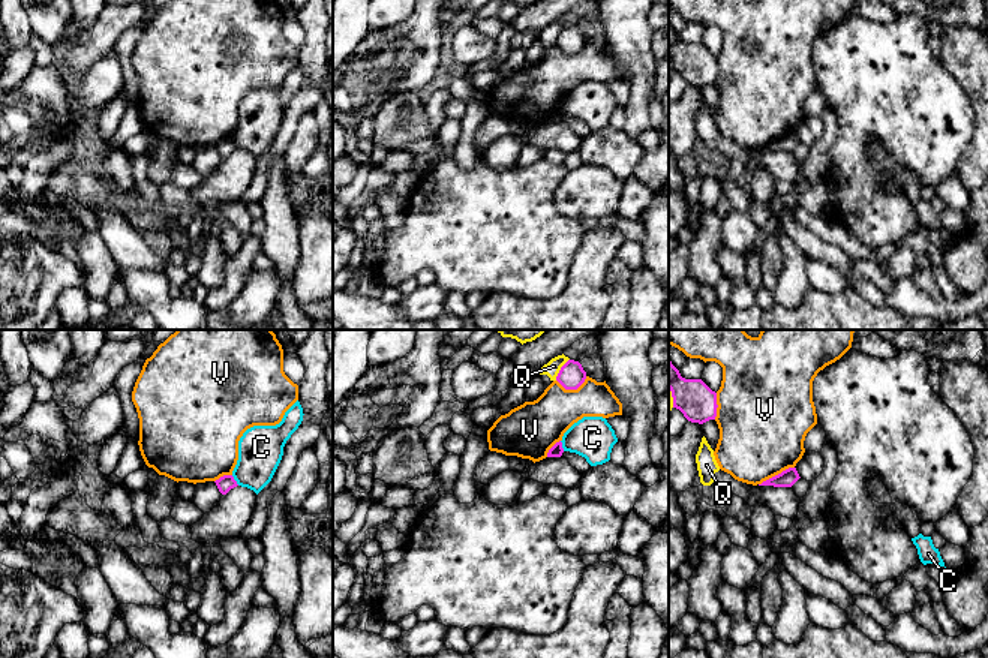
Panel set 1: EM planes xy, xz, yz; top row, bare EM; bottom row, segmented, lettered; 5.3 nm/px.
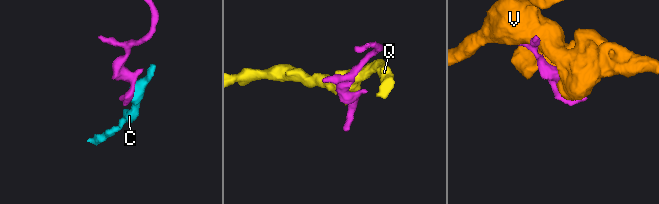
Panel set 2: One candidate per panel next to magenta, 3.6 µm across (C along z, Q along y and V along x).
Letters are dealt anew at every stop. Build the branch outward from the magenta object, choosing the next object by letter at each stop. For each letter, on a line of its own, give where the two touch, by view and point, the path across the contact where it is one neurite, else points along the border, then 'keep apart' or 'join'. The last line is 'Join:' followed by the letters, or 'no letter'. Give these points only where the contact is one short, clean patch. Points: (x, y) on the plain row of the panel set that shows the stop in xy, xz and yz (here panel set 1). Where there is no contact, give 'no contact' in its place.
C: meets magenta in xy at (234, 144); border along xy (231, 140), (239, 149); keep apart
Q: meets magenta in xz at (561, 33); keep apart
V: meets magenta in yz at (775, 140); keep apart
Join: no letter

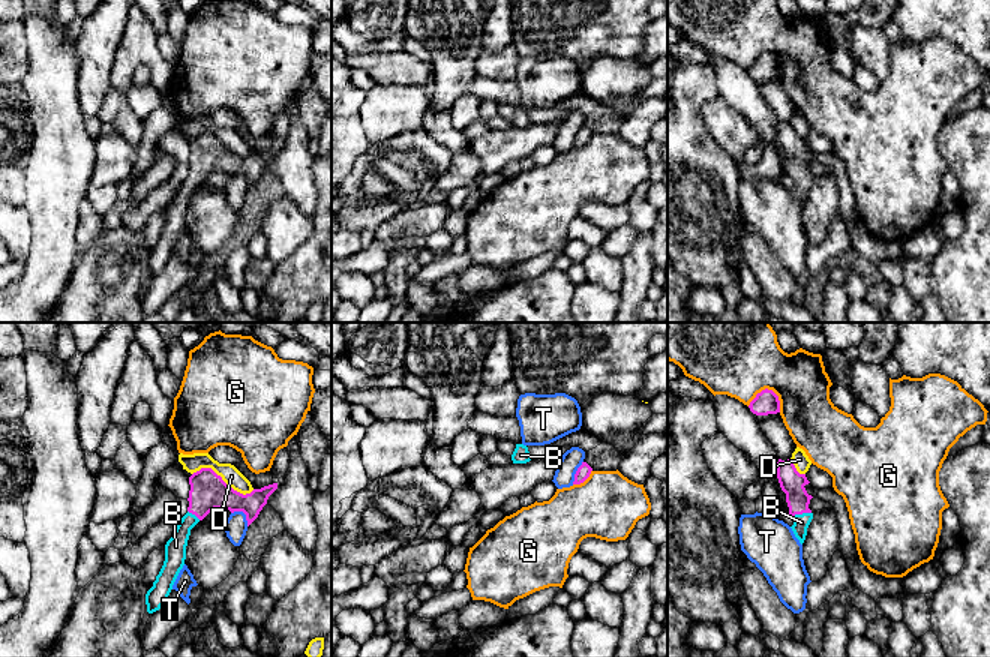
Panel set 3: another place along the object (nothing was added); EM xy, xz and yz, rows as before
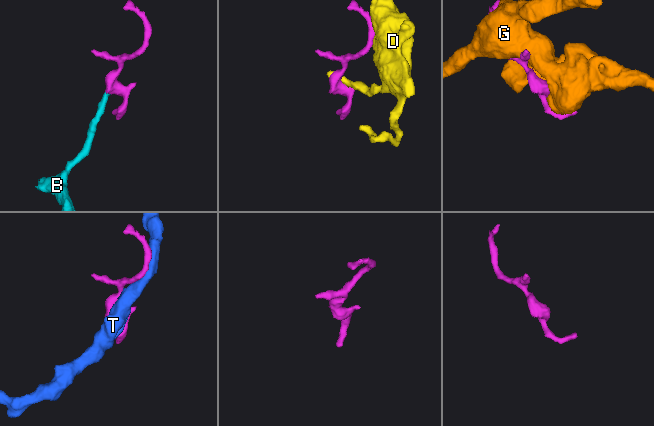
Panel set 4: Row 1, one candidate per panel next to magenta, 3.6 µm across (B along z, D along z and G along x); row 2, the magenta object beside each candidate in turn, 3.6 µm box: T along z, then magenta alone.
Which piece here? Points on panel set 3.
B: meets magenta in yz at (801, 177); runs through yz (792, 147), (801, 177), (801, 186); join
D: meets magenta in xy at (222, 144); keep apart
G: meets magenta in yz at (770, 54); keep apart
T: meets magenta in xy at (243, 176); keep apart
Join: B

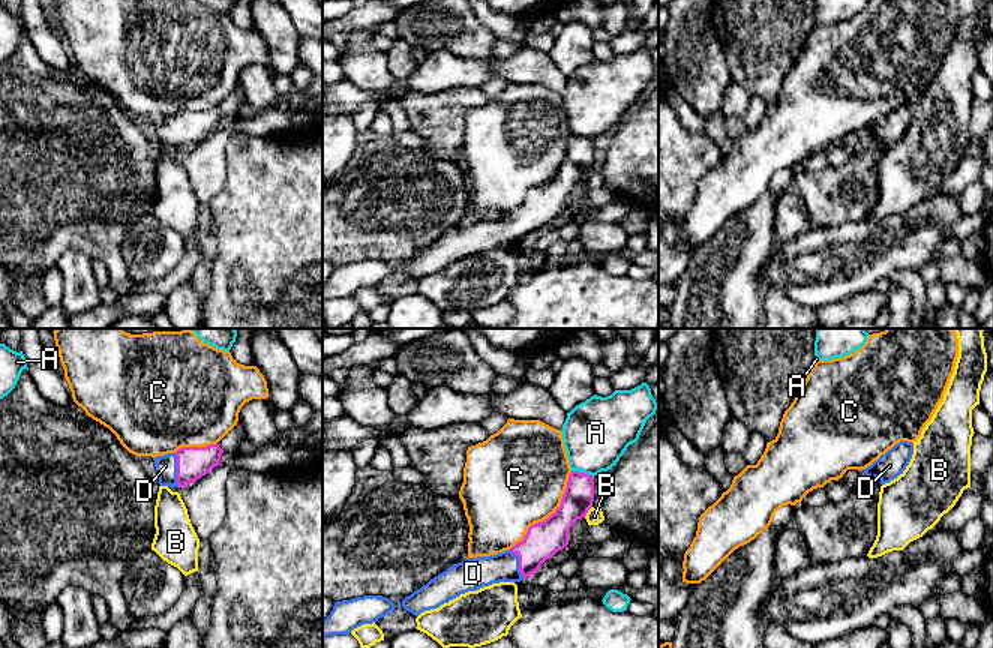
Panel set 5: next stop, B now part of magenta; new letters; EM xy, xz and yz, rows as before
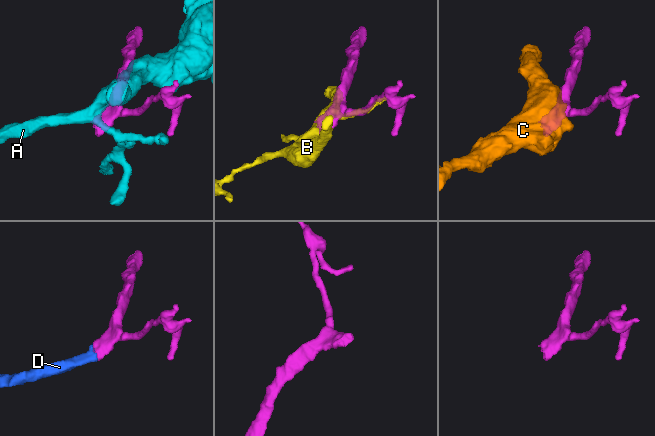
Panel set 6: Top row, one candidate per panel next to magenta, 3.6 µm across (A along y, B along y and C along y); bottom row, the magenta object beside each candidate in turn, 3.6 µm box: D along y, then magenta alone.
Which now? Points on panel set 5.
A: meets magenta in xz at (582, 137); keep apart
B: meets magenta in xz at (587, 176); keep apart
C: meets magenta in xz at (551, 179); keep apart
D: meets magenta in xy at (177, 134); runs through xy (192, 126), (177, 134), (165, 129); join
Join: D

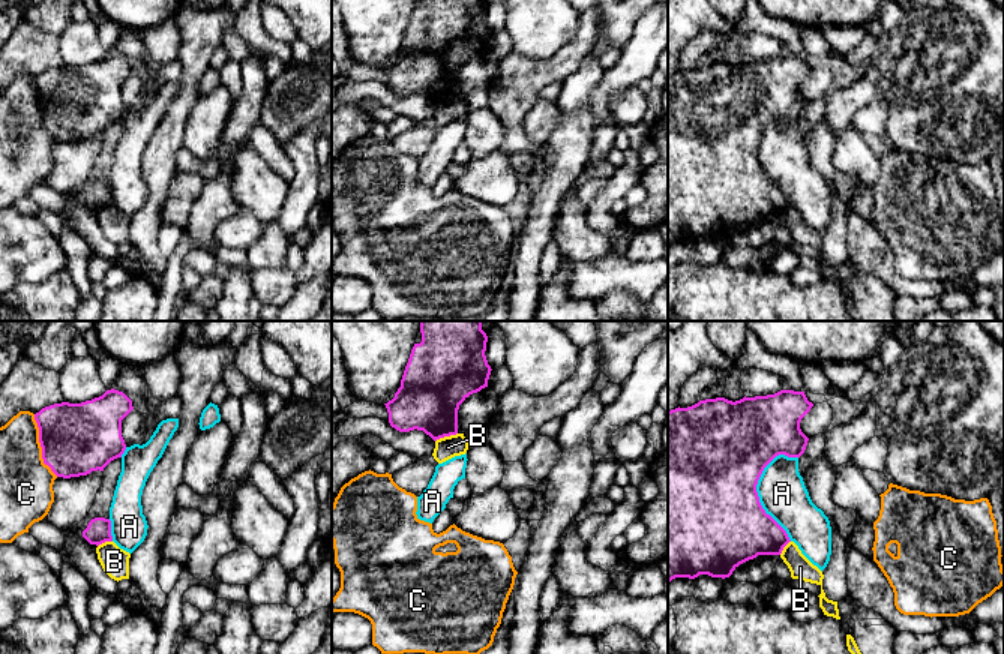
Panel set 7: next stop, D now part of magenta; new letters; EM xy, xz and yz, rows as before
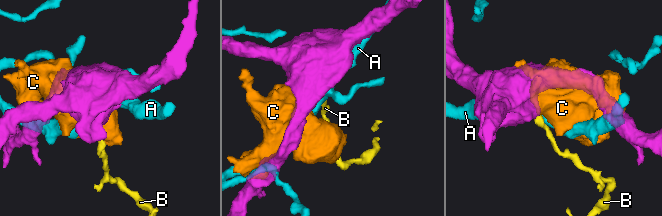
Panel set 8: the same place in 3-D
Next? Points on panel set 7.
A: meets magenta in yz at (758, 161); keep apart
B: meets magenta in xz at (446, 99); border along xz (456, 96), (440, 101), (435, 105); keep apart
C: meets magenta in xy at (41, 110); keep apart
Join: no letter

